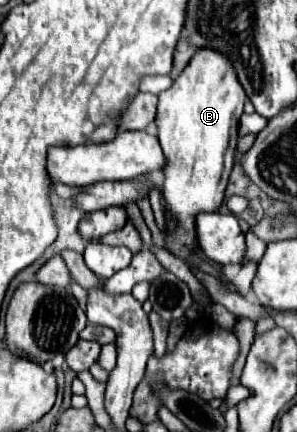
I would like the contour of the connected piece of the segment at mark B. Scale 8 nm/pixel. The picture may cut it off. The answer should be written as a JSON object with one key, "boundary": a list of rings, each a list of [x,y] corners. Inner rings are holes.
{"boundary":[[[197,50],[173,86],[159,94],[155,124],[165,154],[163,200],[167,210],[165,250],[175,258],[189,262],[197,252],[195,214],[219,212],[223,192],[233,168],[233,156],[239,140],[239,118],[243,114],[245,90],[237,80],[229,58],[215,50]]]}

